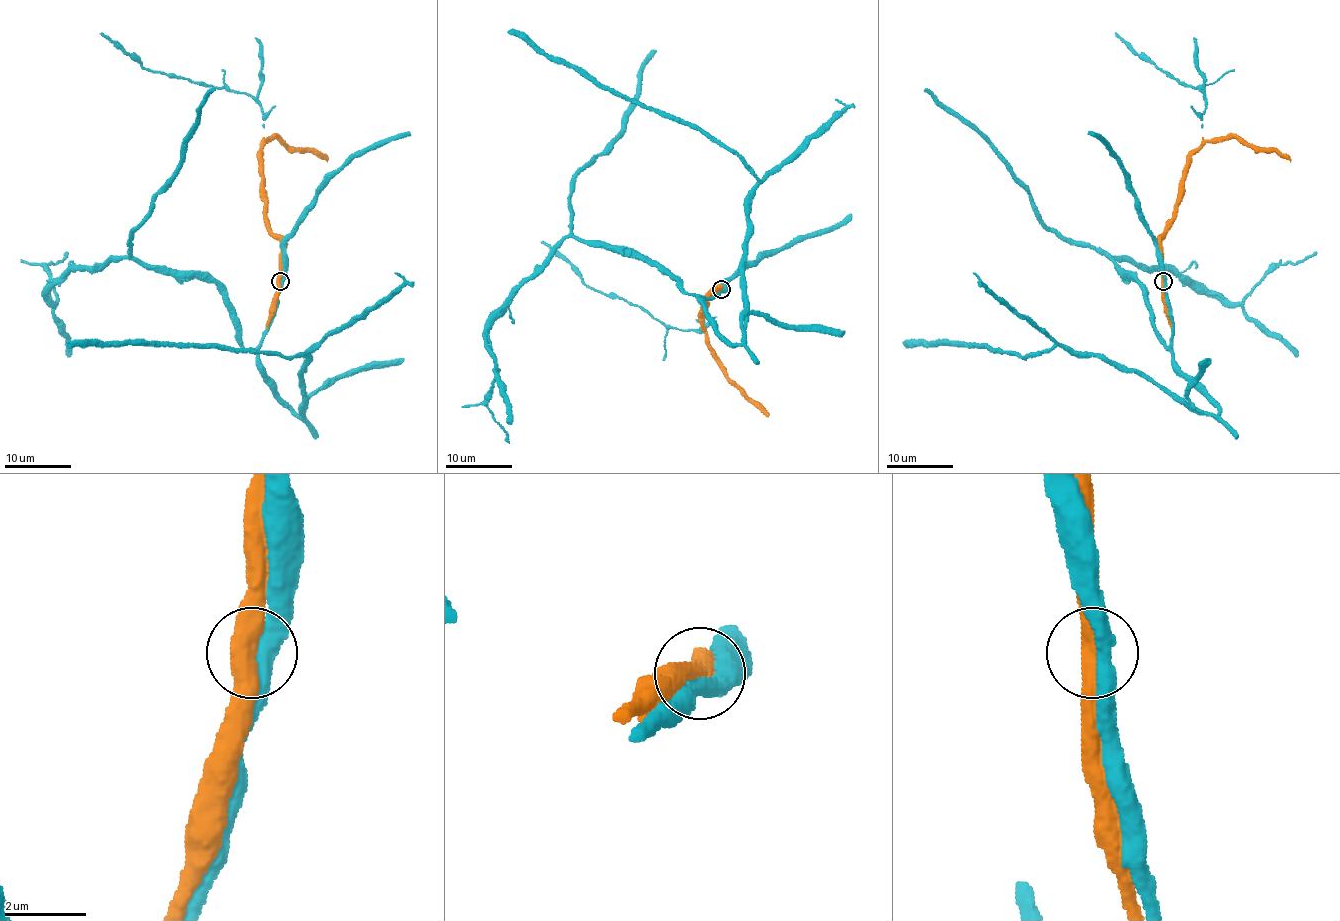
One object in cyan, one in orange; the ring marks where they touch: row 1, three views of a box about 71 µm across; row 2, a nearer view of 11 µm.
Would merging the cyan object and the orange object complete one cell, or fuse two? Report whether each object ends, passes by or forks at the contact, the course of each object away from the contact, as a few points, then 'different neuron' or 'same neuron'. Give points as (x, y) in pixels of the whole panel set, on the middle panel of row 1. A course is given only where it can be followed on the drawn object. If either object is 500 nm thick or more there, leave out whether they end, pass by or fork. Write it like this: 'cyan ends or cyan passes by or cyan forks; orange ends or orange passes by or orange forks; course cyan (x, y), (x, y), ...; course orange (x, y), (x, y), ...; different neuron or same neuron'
course cyan (722, 290), (700, 299), (707, 320), (740, 343), (747, 201), (758, 179), (697, 129), (599, 88), (508, 31); course orange (720, 289), (717, 287), (710, 294), (704, 309), (707, 345), (720, 368), (768, 417); same neuron

